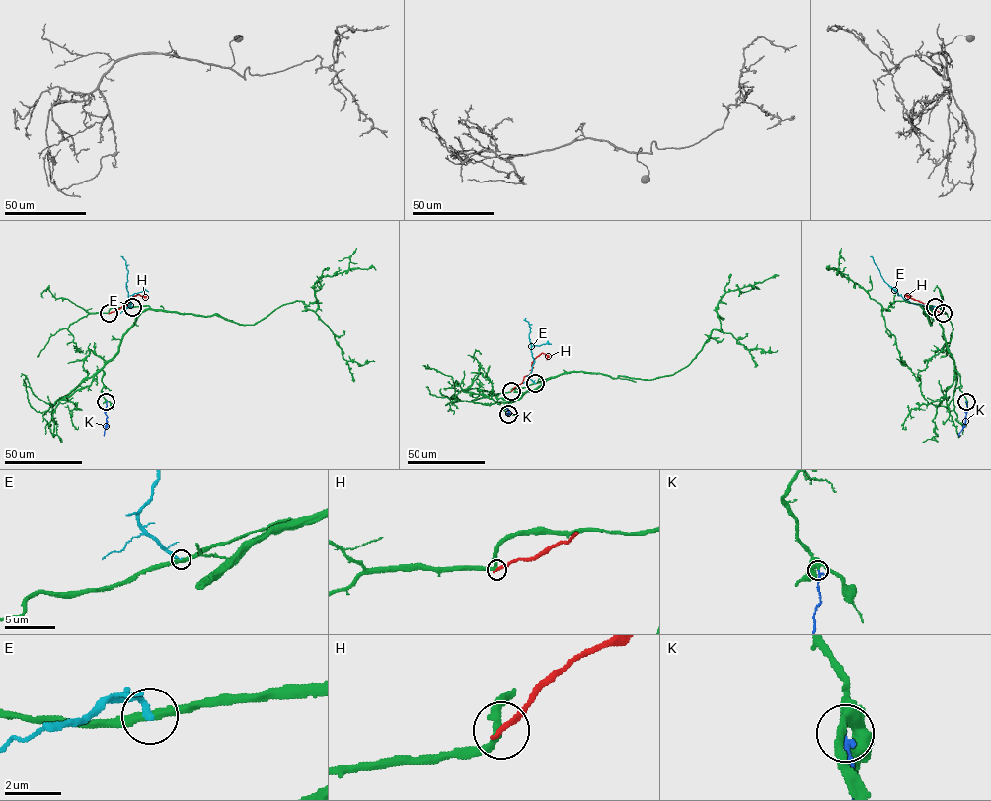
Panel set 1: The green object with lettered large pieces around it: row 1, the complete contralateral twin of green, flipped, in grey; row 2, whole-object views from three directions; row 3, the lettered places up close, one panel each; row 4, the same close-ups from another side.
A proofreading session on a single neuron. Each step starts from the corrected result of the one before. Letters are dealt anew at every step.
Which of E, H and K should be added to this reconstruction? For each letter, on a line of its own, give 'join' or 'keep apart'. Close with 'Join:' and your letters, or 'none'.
E: keep apart
H: keep apart
K: join
Join: K

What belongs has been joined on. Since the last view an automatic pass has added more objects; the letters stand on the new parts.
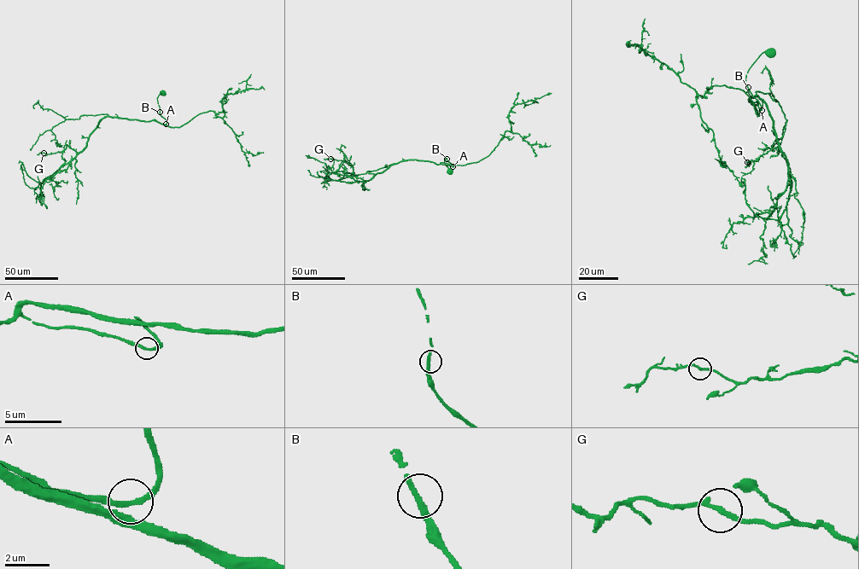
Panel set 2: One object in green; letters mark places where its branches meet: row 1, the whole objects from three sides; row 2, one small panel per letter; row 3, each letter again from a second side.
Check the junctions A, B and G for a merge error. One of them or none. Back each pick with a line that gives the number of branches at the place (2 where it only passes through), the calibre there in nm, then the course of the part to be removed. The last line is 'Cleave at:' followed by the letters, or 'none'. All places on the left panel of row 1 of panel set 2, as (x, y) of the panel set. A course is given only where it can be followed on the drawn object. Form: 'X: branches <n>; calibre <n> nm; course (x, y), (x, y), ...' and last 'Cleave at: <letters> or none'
Cleave at: none

